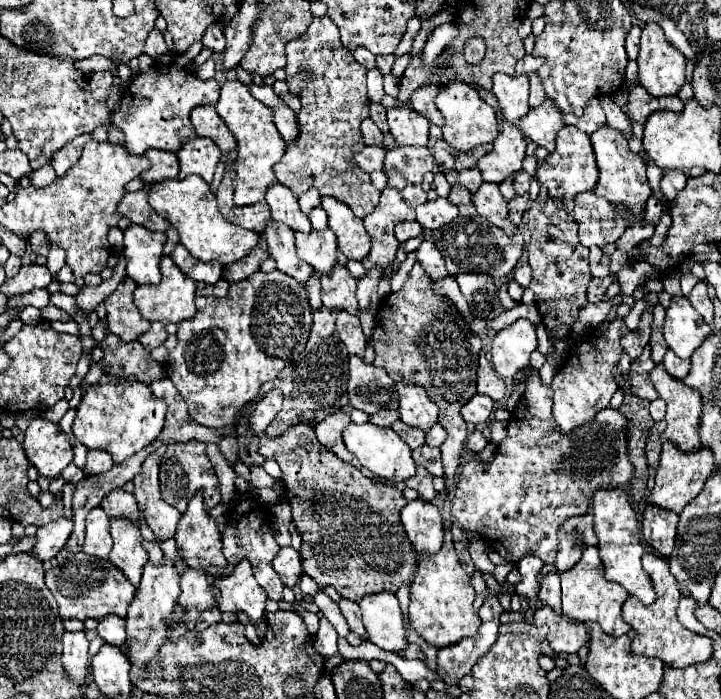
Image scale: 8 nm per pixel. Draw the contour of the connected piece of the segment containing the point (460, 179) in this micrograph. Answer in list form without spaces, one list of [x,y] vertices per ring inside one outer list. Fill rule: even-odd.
[[[468,168],[468,170],[448,170],[446,172],[446,180],[454,186],[454,184],[462,184],[466,186],[470,192],[476,192],[482,184],[482,176],[480,176],[480,170],[478,168]]]

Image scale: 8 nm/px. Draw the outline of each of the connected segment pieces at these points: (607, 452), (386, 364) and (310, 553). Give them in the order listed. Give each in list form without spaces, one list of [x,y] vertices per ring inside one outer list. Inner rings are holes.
[[[532,374],[526,382],[526,392],[508,422],[508,436],[496,448],[494,460],[490,464],[484,464],[478,456],[468,460],[454,488],[452,514],[458,524],[466,532],[476,532],[484,536],[488,548],[492,548],[510,562],[518,562],[522,556],[534,554],[540,556],[544,562],[552,564],[558,546],[558,526],[570,516],[586,514],[594,492],[602,488],[626,486],[634,474],[626,450],[628,422],[624,420],[624,416],[620,416],[618,410],[606,408],[598,412],[592,422],[564,436],[560,428],[556,428],[556,420],[552,416],[552,394],[552,388],[544,386],[538,374]]]
[[[414,264],[402,290],[390,292],[380,300],[374,326],[374,366],[382,366],[394,380],[412,382],[422,386],[426,394],[440,408],[440,424],[448,432],[442,444],[442,462],[446,490],[450,492],[456,482],[454,474],[460,466],[460,456],[468,436],[466,422],[460,416],[460,408],[476,394],[476,370],[482,340],[470,332],[466,320],[450,300],[436,296],[430,276],[426,276],[420,264]]]
[[[250,426],[252,432],[258,436],[260,444],[258,444],[258,452],[264,456],[264,458],[274,458],[278,464],[280,464],[280,470],[282,470],[282,484],[284,484],[284,490],[286,490],[286,500],[288,504],[292,506],[292,520],[302,536],[302,548],[300,548],[300,558],[302,558],[302,574],[310,576],[320,588],[324,586],[332,586],[336,588],[336,592],[342,596],[342,598],[348,598],[352,602],[360,602],[366,594],[378,594],[378,592],[396,592],[402,584],[410,584],[412,578],[414,578],[414,572],[416,572],[416,558],[412,556],[412,548],[408,548],[408,538],[404,536],[404,528],[400,524],[400,510],[406,506],[406,498],[402,496],[402,492],[394,486],[386,486],[386,484],[376,484],[374,480],[366,478],[358,468],[354,468],[352,464],[346,464],[342,462],[338,456],[332,456],[332,452],[328,452],[318,440],[316,440],[316,434],[314,434],[314,428],[312,426],[296,426],[296,428],[290,428],[288,432],[284,432],[282,436],[278,438],[270,438],[266,436],[266,430],[264,426]]]

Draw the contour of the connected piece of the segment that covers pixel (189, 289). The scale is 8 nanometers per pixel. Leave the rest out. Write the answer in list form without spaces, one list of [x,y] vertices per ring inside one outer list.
[[[162,256],[160,272],[162,272],[162,282],[158,286],[136,286],[136,290],[134,290],[134,304],[138,306],[140,314],[150,322],[162,322],[162,324],[168,324],[168,322],[178,324],[182,320],[192,318],[196,314],[194,280],[188,280],[188,276],[184,276],[180,272],[180,268],[176,268],[176,264],[172,264],[170,256]]]

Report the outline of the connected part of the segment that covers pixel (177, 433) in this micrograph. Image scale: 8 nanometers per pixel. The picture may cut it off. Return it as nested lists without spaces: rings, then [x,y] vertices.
[[[164,378],[164,382],[158,382],[158,380],[152,382],[150,388],[156,396],[162,396],[162,400],[168,404],[166,422],[164,422],[164,428],[158,436],[158,442],[176,444],[176,442],[198,440],[198,442],[208,444],[208,442],[220,442],[222,440],[222,430],[204,428],[188,416],[188,410],[186,410],[182,396],[176,392],[176,386],[168,378]]]

